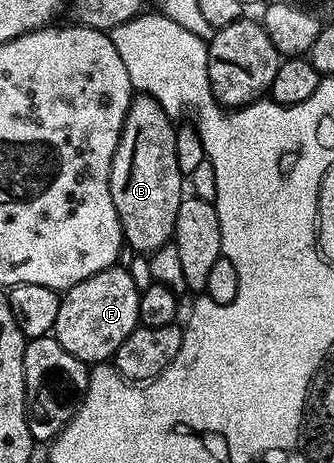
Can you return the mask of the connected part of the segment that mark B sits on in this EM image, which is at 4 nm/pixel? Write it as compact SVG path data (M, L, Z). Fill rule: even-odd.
M134 94L131 105L123 121L123 133L119 137L119 145L115 149L115 157L111 161L111 201L115 201L115 213L121 222L121 234L124 242L133 251L152 253L158 251L174 238L176 214L183 198L181 182L183 176L179 169L179 161L175 161L175 137L177 127L174 120L164 111L150 95Z

